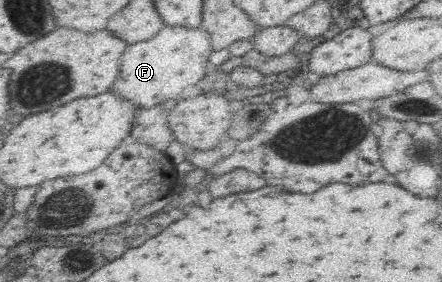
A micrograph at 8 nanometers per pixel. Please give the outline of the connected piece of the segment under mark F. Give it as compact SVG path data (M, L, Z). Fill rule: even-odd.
M178 24L165 25L160 30L160 34L156 34L152 40L132 44L126 48L126 52L122 56L122 72L120 72L120 78L114 82L112 90L144 108L150 108L168 98L184 94L184 90L190 88L190 84L196 84L200 80L198 74L194 78L190 76L192 72L198 72L198 70L192 70L190 56L202 56L204 50L211 50L212 42L208 42L208 40L212 40L212 36L201 28L182 28ZM170 78L176 86L176 90L174 90L176 94L172 94L172 90L164 88L164 84L168 86Z

